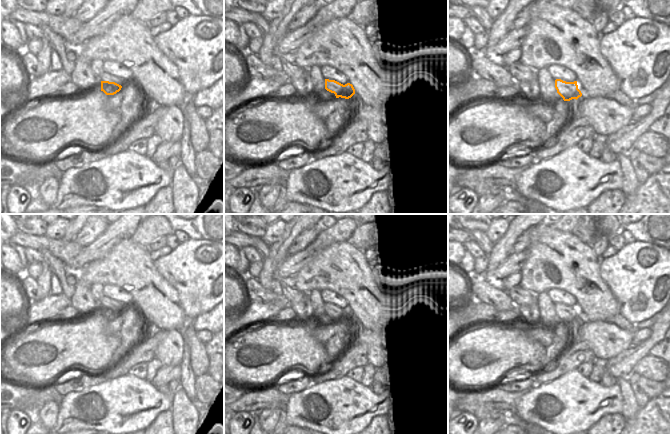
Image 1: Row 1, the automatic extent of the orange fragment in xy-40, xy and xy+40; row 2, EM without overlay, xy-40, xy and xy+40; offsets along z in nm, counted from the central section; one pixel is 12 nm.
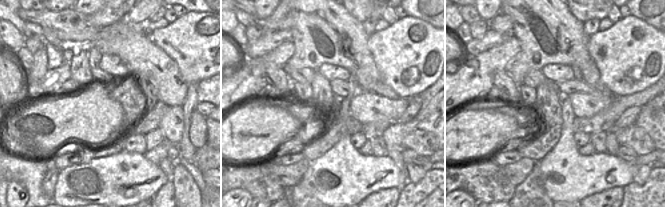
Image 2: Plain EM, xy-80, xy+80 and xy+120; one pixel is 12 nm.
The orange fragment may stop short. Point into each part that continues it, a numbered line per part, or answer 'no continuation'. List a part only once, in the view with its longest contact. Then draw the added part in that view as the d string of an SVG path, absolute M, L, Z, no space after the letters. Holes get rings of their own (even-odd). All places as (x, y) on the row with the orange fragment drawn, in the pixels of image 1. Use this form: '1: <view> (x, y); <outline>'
1: xy-40 (104, 76); M102 72L100 74L100 76L98 77L98 79L100 79L101 81L109 81L109 82L114 82L118 80L118 77L111 75L109 73L106 72Z

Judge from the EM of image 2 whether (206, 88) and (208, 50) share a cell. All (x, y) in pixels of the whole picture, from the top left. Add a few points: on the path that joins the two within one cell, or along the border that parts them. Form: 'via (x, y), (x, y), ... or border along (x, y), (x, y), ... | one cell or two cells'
border along (210, 77), (199, 81) | two cells

